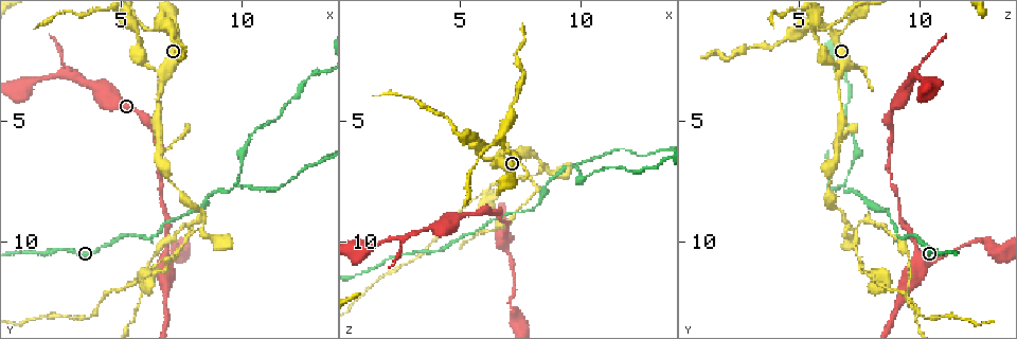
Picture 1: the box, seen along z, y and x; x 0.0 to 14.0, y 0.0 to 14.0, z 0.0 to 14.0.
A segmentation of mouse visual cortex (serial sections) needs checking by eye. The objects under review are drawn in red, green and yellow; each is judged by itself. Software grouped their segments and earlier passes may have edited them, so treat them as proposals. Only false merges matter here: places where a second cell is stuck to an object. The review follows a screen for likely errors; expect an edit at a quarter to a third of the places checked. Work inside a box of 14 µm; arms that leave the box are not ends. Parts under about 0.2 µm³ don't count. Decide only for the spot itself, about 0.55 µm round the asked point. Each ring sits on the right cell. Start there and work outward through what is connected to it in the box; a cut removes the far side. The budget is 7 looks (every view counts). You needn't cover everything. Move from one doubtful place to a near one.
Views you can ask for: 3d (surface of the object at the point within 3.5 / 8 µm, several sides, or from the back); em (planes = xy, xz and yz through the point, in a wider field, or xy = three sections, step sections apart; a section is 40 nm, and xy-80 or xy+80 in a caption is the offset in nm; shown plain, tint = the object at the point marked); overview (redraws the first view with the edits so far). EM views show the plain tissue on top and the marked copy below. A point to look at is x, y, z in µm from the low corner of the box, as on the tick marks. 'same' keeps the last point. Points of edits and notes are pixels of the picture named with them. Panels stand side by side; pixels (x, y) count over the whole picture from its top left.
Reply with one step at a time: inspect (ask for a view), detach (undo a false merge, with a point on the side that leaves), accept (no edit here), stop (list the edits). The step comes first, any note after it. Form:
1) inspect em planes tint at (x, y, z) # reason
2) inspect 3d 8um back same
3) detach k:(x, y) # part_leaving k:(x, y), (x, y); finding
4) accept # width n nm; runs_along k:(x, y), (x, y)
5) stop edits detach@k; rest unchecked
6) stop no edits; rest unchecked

inspect 3d 3.5um at (6.9, 10.7, 10.1) # thin arm on a thick one

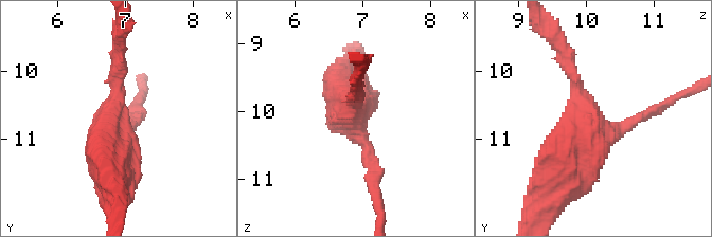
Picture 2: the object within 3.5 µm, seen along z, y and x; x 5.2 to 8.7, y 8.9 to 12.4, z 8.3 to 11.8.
inspect em xy step 3 tint at (6.85, 10.80, 10.10)

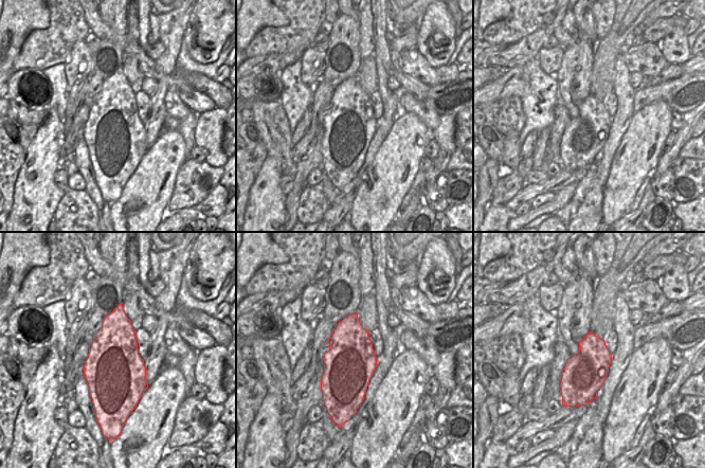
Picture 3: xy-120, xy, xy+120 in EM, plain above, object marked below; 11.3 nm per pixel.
accept # arm_widths 200, 200, 600 nm; runs_along 2:(568, 61), (595, 130), (650, 110); one cell here

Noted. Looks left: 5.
inspect 3d 3.5um back at (9.7, 7.7, 6.9) # two arms in line, one across

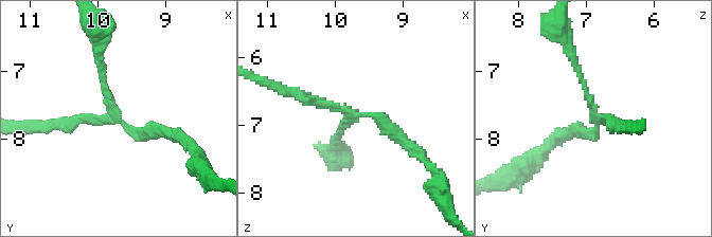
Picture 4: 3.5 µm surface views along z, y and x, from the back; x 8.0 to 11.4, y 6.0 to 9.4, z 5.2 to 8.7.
inspect em xy step 1 tint at (9.65, 7.70, 6.85) # arms 3; arm_widths 100, 150, 200 nm

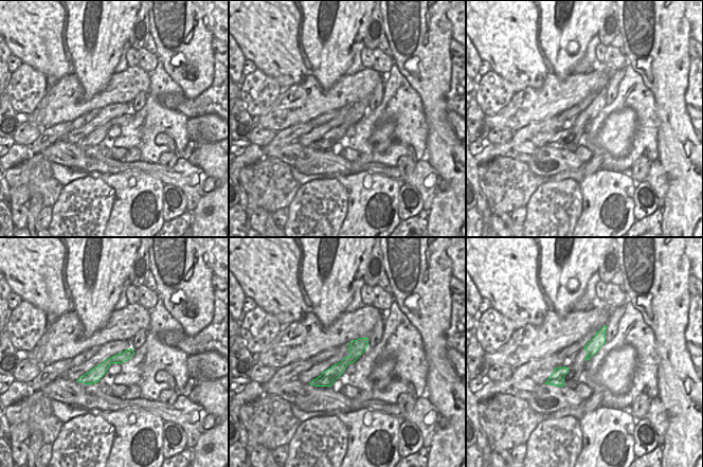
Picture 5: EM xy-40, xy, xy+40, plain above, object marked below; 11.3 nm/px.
detach 4:(100, 65) # part_leaving 4:(107, 95), (98, 56), (98, 28); a second cell is stuck on

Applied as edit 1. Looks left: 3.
inspect 3d 3.5um back at (6.5, 3.8, 6.7) # thick turns thin

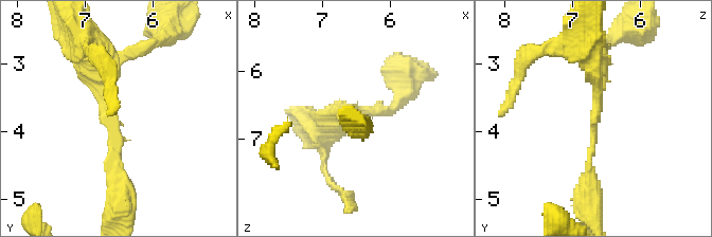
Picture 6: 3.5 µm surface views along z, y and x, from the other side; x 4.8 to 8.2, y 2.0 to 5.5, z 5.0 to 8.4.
inspect em xy step 2 tint at (6.55, 3.80, 6.70) # arm_widths 150, 350 nm; shape alone is not enough

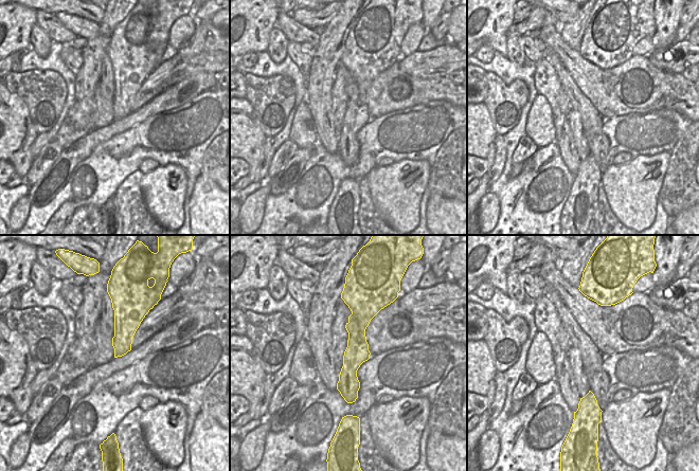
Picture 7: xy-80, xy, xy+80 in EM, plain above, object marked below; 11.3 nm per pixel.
accept # runs_along 7:(355, 308), (348, 399); all the same cell

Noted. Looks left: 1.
stop edits detach@4; rest unchecked

